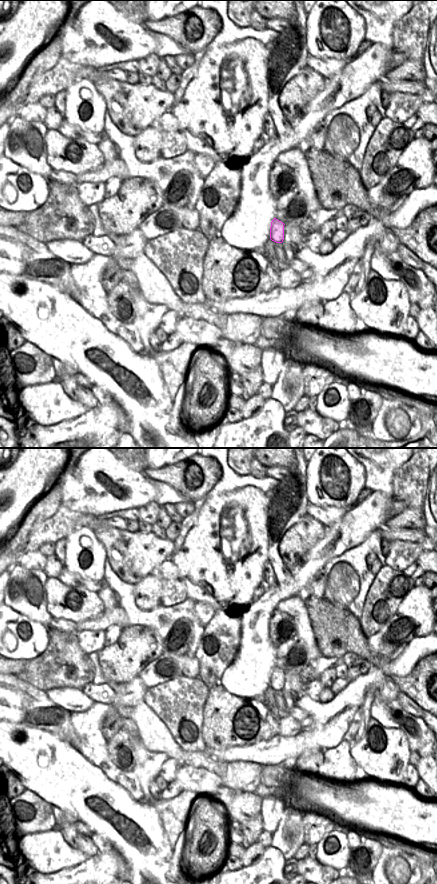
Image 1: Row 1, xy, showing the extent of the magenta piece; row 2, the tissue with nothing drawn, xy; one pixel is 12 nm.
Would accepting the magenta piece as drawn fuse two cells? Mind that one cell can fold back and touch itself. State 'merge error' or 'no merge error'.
no merge error

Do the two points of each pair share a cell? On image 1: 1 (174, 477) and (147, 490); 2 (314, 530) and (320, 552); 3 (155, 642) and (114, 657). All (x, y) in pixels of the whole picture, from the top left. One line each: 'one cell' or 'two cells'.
1: two cells
2: two cells
3: one cell

